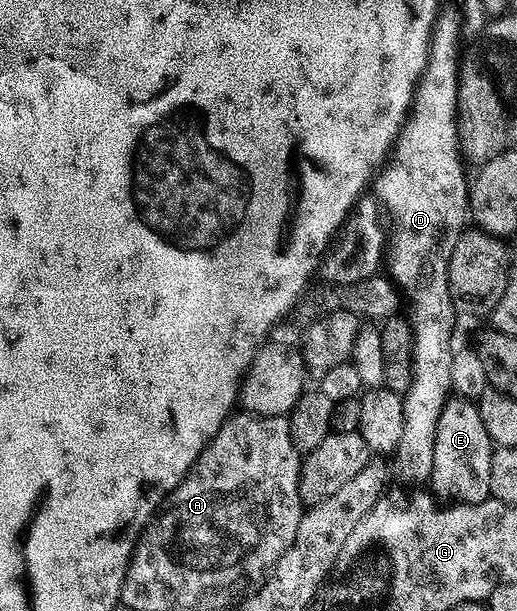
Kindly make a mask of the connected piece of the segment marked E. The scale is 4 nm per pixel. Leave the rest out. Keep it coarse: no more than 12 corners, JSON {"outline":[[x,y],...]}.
{"outline":[[447,398],[429,490],[491,498],[494,449],[477,402]]}

